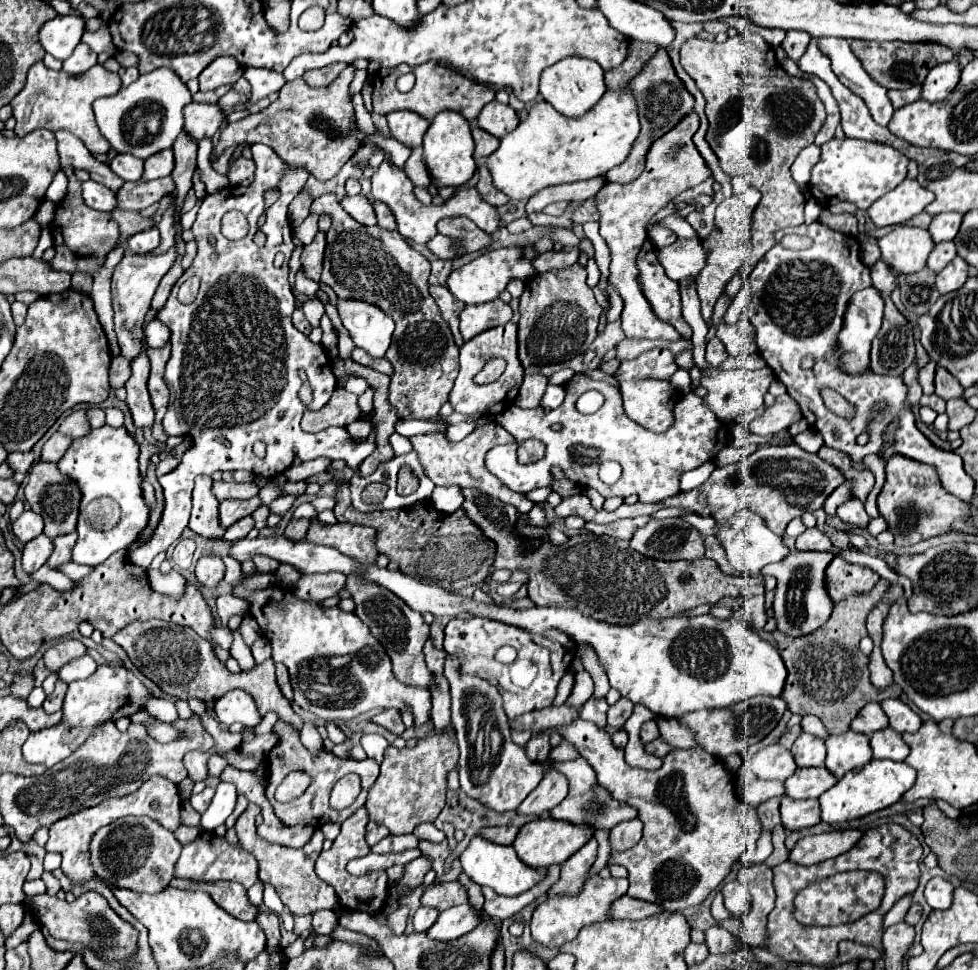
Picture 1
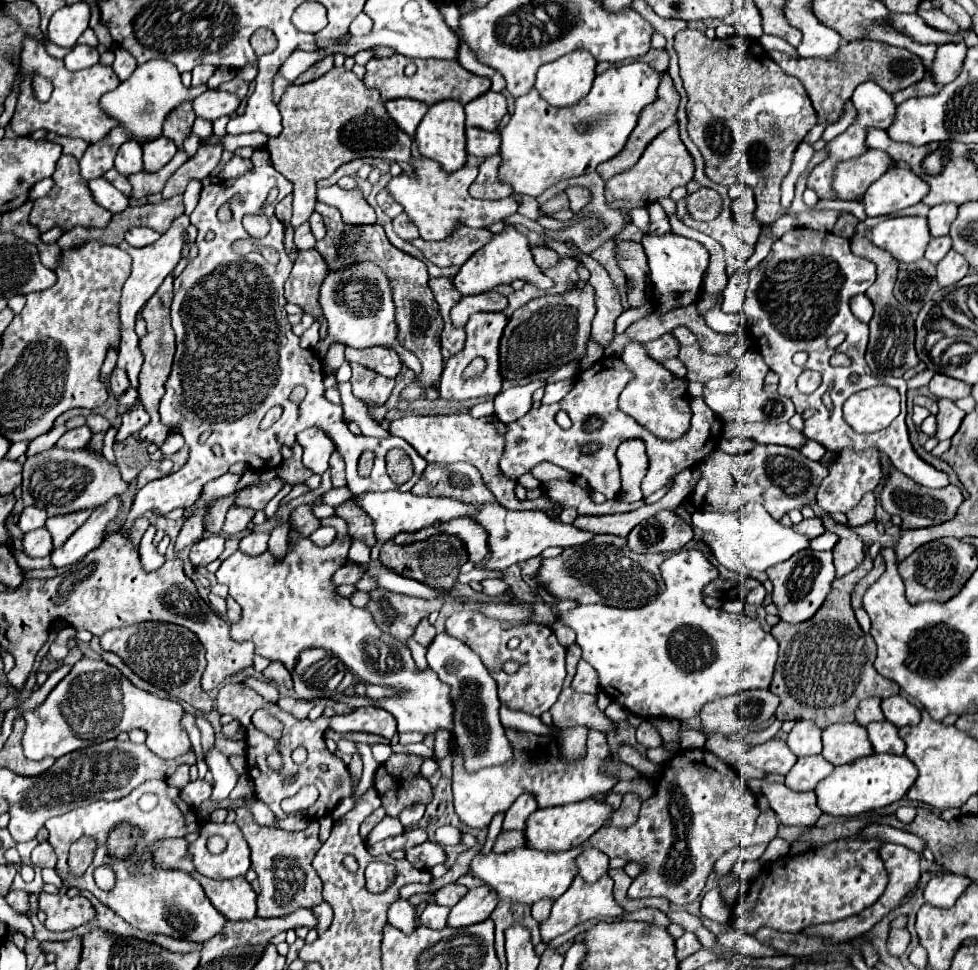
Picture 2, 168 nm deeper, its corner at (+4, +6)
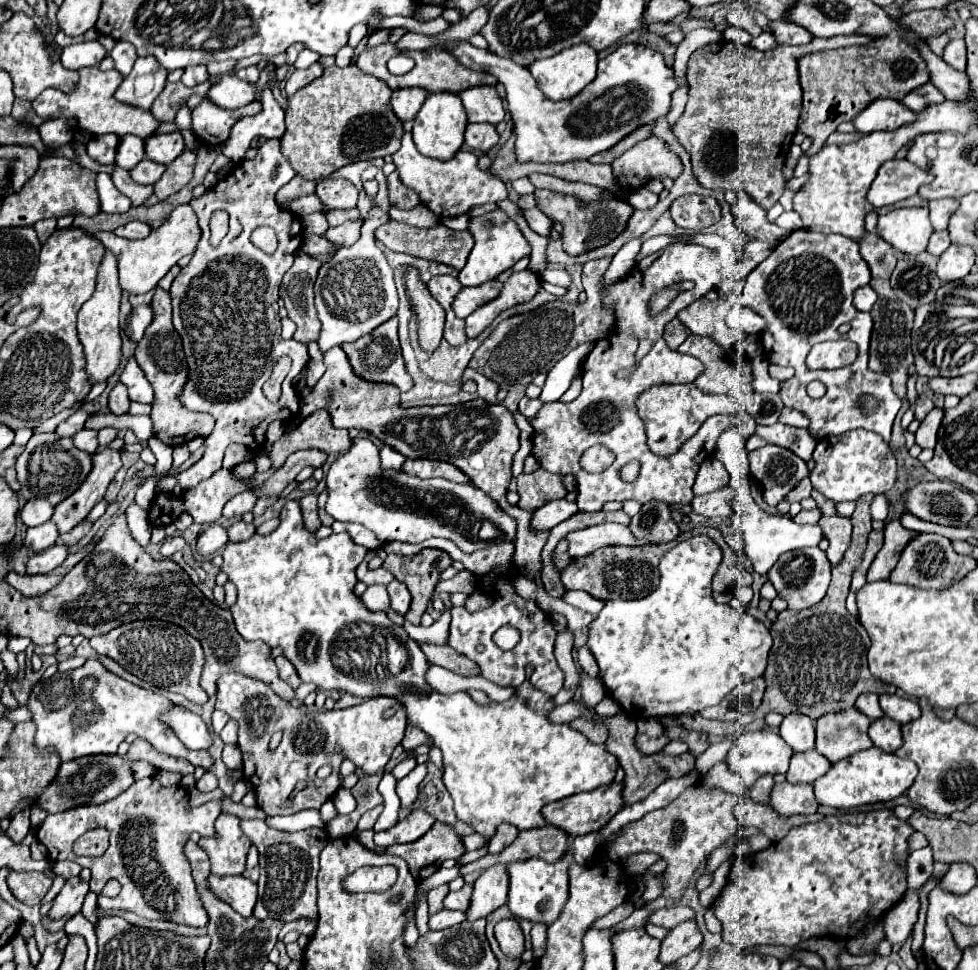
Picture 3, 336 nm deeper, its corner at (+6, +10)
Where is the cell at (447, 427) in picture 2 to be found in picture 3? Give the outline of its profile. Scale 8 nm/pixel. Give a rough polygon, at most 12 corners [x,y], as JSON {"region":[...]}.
{"region":[[341,346],[301,402],[407,458],[445,460],[517,520],[515,567],[540,572],[550,530],[507,502],[519,428],[503,404],[401,408]]}

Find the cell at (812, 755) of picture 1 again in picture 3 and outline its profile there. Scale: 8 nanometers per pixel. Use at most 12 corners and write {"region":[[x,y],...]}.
{"region":[[805,714],[781,722],[781,738],[793,752],[815,748],[815,722]]}

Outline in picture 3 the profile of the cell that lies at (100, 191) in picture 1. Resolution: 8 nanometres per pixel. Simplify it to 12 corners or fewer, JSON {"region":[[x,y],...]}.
{"region":[[97,174],[101,212],[127,212],[131,200],[113,186],[111,176]]}

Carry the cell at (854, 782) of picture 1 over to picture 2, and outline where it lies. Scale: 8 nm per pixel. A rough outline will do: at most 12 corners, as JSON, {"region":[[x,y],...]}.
{"region":[[871,754],[815,786],[825,814],[857,816],[901,800],[917,768]]}

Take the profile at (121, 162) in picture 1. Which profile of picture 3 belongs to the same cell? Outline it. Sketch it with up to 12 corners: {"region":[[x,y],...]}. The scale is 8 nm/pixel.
{"region":[[127,134],[117,146],[115,164],[133,170],[143,154],[143,140]]}

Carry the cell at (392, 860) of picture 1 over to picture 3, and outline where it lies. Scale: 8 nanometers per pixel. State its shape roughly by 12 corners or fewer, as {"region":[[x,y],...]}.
{"region":[[413,810],[395,828],[375,834],[375,844],[415,842],[433,826],[433,816]]}

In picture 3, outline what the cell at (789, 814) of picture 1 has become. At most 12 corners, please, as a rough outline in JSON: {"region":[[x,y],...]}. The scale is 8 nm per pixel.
{"region":[[773,784],[771,808],[781,816],[813,814],[809,784]]}

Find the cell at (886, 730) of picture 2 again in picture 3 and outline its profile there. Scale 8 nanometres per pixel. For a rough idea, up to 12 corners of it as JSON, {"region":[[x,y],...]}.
{"region":[[883,716],[869,726],[869,738],[885,752],[903,744],[901,724]]}

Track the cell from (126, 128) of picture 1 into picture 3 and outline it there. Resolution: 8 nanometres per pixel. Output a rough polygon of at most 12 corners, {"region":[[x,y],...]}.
{"region":[[139,58],[115,96],[151,110],[169,72],[157,58]]}

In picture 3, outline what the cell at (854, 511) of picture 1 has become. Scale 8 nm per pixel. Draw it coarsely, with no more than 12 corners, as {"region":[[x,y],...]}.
{"region":[[863,428],[821,440],[813,488],[831,502],[883,494],[897,478]]}

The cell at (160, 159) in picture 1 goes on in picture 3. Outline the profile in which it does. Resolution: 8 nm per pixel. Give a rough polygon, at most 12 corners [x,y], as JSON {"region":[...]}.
{"region":[[181,132],[145,140],[145,156],[171,164],[183,152]]}

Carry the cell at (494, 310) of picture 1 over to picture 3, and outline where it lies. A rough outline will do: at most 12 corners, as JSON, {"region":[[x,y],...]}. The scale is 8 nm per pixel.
{"region":[[485,282],[463,288],[452,303],[458,318],[465,319],[479,306],[495,300],[503,284]]}

